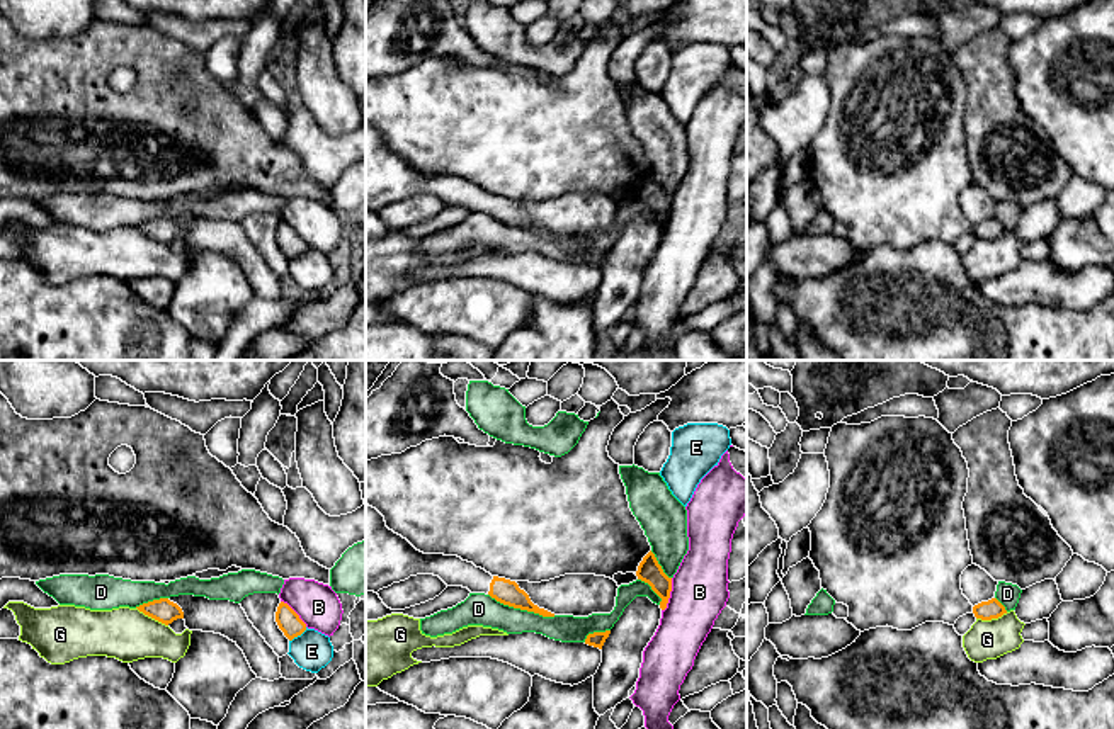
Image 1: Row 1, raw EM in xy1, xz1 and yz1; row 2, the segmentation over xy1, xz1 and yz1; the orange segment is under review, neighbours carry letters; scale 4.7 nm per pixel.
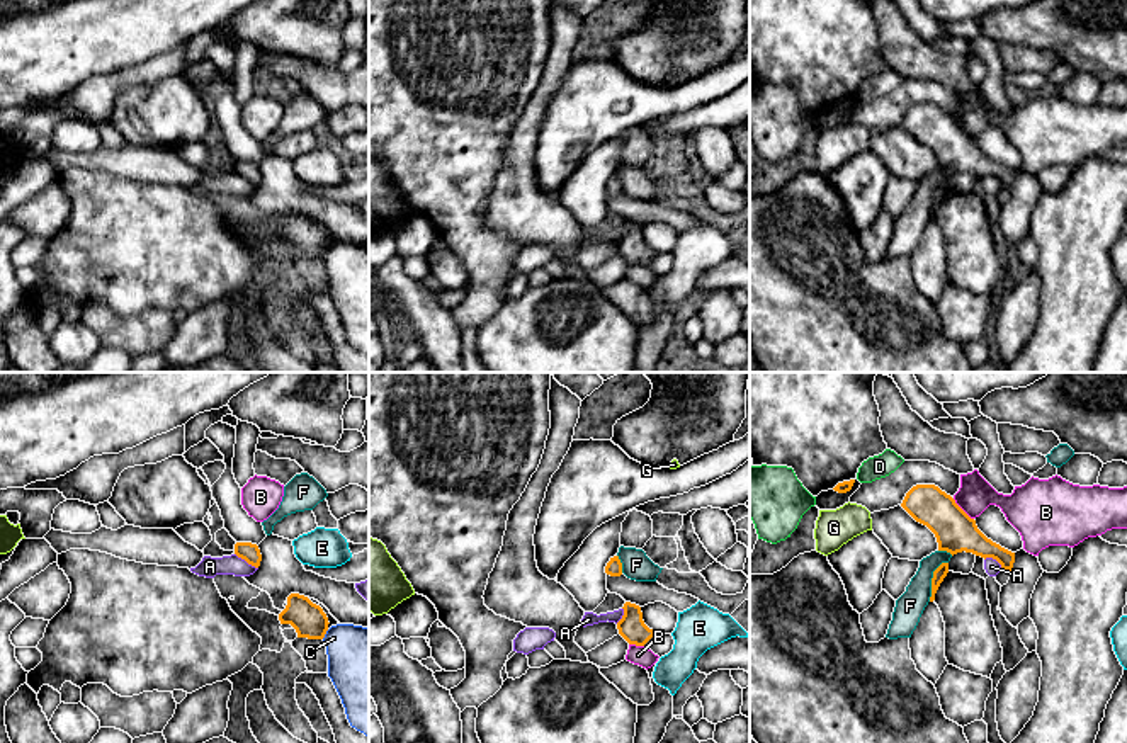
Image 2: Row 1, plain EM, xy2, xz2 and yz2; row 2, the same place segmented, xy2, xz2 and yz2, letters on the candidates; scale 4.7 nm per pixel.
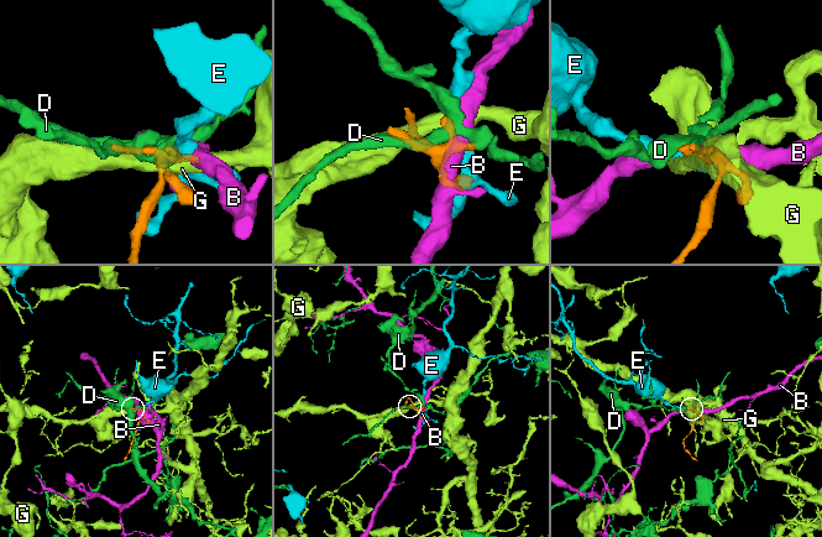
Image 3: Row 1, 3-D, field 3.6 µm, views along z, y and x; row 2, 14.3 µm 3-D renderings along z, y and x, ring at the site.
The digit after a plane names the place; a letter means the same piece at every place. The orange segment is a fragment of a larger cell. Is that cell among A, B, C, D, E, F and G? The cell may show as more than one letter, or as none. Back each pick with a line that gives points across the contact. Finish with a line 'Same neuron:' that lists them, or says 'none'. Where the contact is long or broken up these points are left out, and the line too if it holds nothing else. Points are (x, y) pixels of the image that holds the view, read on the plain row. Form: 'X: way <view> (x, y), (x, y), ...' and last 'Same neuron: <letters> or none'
Same neuron: none

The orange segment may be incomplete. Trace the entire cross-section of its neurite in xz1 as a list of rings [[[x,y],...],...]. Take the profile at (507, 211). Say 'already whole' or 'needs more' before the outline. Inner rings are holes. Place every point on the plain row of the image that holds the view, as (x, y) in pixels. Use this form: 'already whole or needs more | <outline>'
needs more | [[[366,124],[366,211],[378,212],[417,194],[434,194],[447,206],[463,206],[471,212],[490,214],[503,224],[554,236],[534,224],[515,201],[492,195],[458,175],[417,170],[406,158],[386,146],[384,136],[376,127]]]

